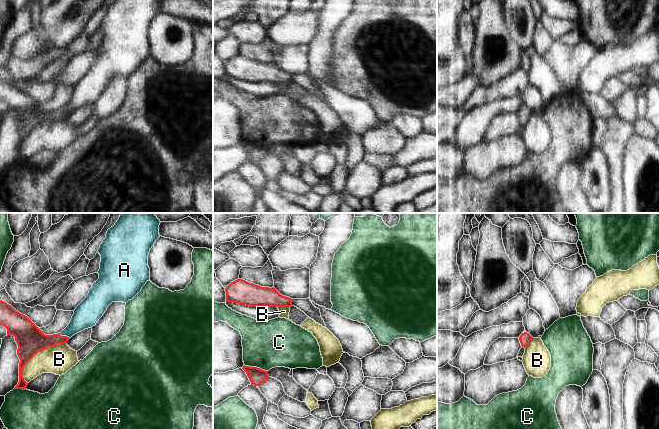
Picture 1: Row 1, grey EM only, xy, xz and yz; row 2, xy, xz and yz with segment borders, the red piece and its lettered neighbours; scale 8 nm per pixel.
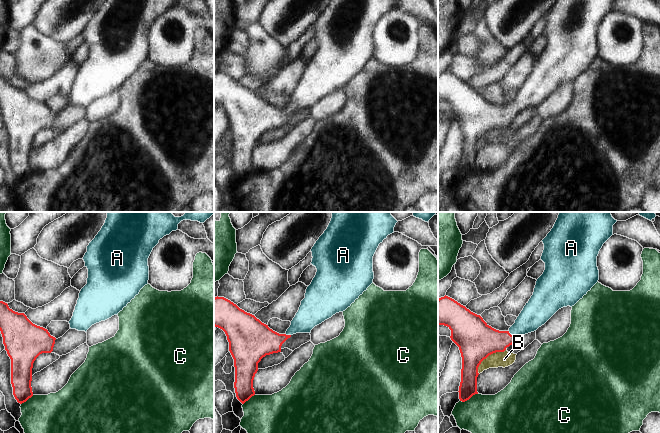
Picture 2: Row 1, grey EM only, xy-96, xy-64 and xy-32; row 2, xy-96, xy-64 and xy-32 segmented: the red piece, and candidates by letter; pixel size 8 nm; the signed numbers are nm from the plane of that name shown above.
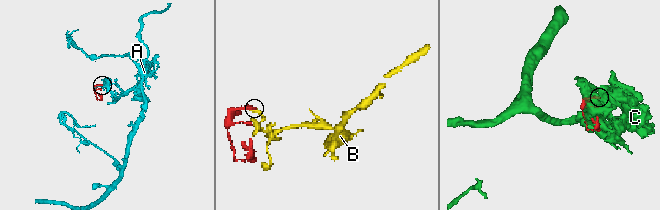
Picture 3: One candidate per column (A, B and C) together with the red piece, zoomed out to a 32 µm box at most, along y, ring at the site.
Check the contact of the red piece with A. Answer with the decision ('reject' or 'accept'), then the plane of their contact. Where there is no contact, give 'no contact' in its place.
accept; contact in xy

